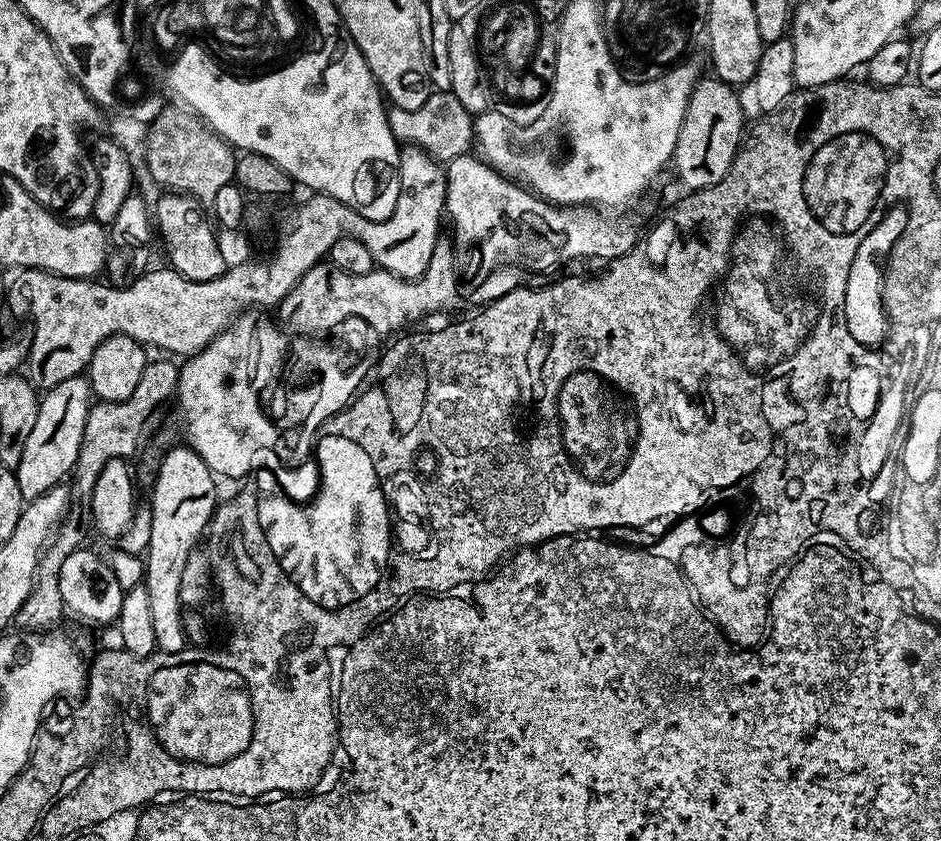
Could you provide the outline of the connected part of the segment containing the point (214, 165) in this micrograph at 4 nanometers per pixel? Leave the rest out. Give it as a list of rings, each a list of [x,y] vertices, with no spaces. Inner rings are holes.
[[[166,104],[157,118],[147,125],[146,166],[151,178],[167,191],[188,195],[201,204],[210,204],[222,186],[233,183],[236,175],[235,151],[227,141],[191,109]]]

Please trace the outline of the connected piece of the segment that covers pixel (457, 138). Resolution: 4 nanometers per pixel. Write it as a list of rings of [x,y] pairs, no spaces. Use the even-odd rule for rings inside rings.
[[[433,91],[430,98],[418,108],[408,111],[391,107],[388,110],[391,134],[402,144],[418,147],[438,162],[447,162],[465,155],[475,141],[473,115],[462,106],[452,91]]]

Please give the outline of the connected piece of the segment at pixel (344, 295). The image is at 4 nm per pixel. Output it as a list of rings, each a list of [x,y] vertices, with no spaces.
[[[441,238],[436,241],[430,263],[417,280],[403,280],[385,268],[356,274],[348,273],[331,262],[315,264],[306,270],[306,274],[302,274],[298,286],[294,286],[294,290],[290,290],[290,294],[286,294],[286,298],[278,305],[279,327],[297,336],[316,338],[319,337],[319,332],[328,332],[353,316],[356,320],[365,320],[373,328],[368,327],[373,333],[399,333],[412,326],[407,324],[428,314],[450,309],[456,302],[450,290],[454,252],[451,241],[446,240]]]

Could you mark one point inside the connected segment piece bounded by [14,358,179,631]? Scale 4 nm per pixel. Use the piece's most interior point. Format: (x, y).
(114, 430)

